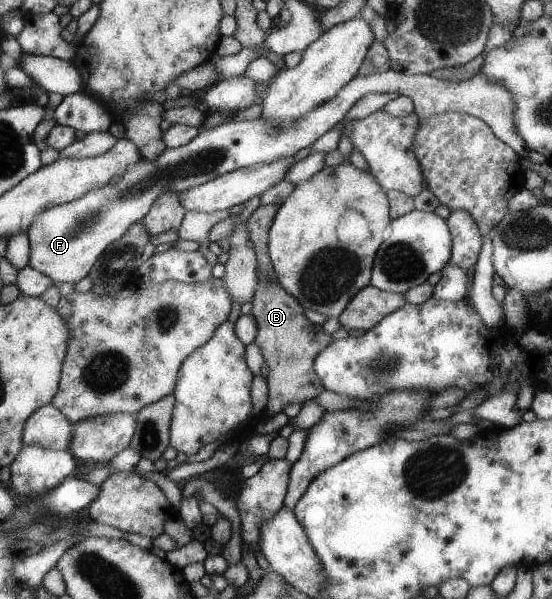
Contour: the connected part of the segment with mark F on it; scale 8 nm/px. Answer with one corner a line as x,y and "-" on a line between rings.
390,70
357,75
346,82
329,101
309,110
290,127
280,127
277,123
258,117
242,122
224,121
211,129
203,128
185,145
165,148
154,160
142,158
116,182
107,182
74,200
46,209
37,215
29,226
28,265
51,278
54,283
76,284
89,273
106,246
120,238
131,224
140,221
162,192
169,190
179,195
186,189
197,187
237,168
269,163
280,157
294,155
301,148
312,145
320,135
343,120
346,111
361,96
394,91
412,100
413,112
418,117
428,118
430,115
452,112
482,119
506,146
517,151
519,158
529,161
527,154
530,149
515,131
512,93
502,83
476,73
461,81
444,81
426,73
405,75

